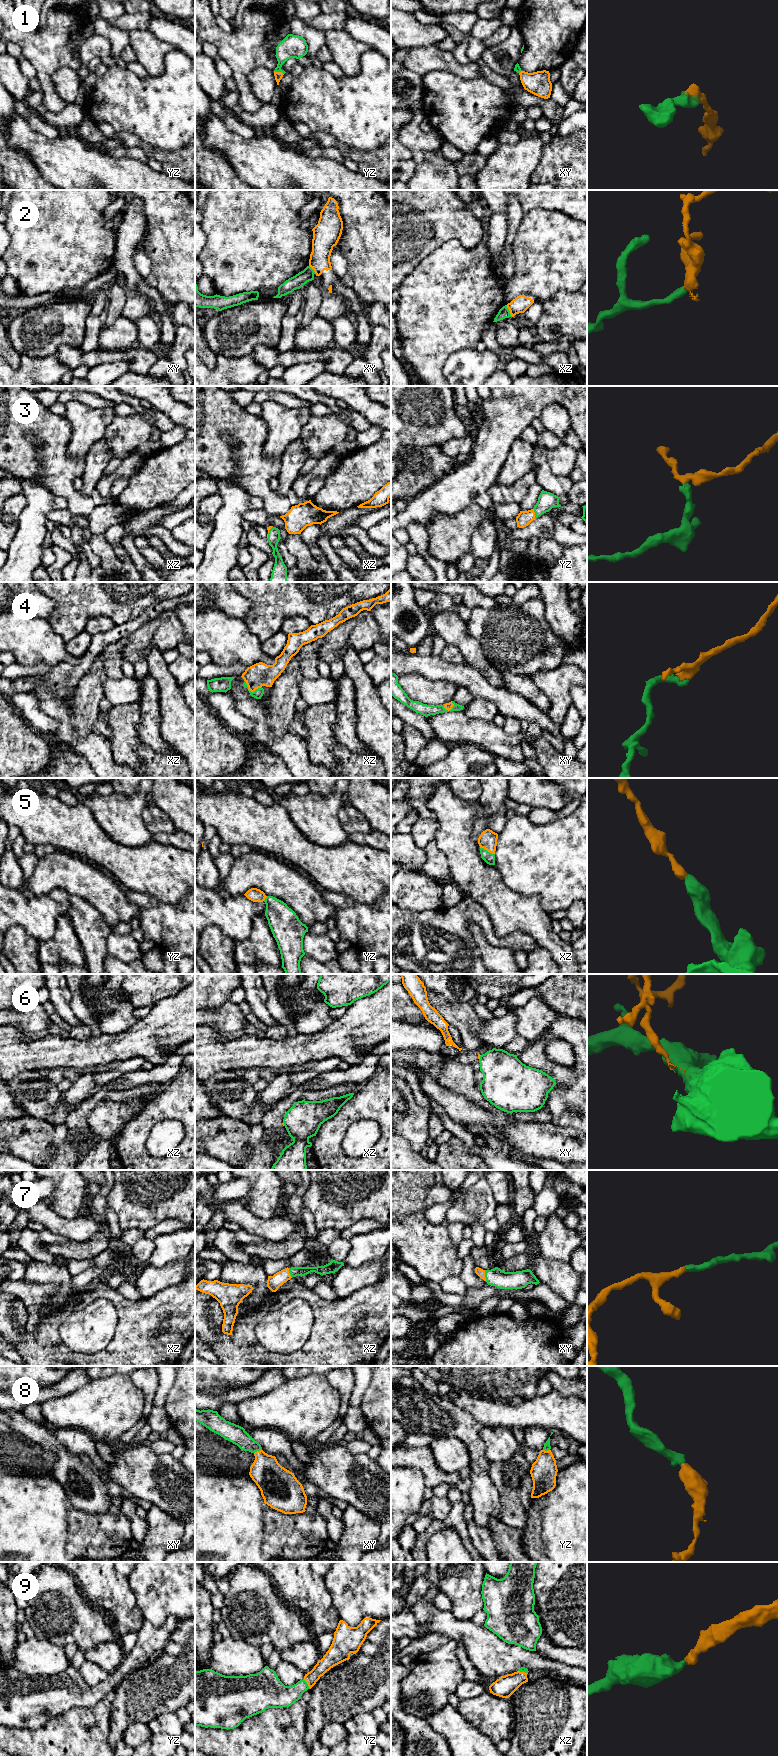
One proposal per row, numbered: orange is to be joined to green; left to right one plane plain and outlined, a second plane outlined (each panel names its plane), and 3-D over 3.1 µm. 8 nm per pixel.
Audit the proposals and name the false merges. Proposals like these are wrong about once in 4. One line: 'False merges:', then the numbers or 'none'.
False merges: 2, 6

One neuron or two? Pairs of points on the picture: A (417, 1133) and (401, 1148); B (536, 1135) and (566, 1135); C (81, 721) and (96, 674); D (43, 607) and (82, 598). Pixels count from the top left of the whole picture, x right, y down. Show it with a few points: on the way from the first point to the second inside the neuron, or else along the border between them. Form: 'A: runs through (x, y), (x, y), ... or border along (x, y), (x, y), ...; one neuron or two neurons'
A: border along (401, 1136), (419, 1153); two neurons
B: runs through (543, 1135), (559, 1135); one neuron
C: runs through (85, 709), (90, 686); one neuron
D: border along (42, 593), (55, 605), (48, 620); two neurons

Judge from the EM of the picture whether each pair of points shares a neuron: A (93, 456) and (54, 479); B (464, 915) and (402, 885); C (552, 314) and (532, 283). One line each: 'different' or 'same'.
A: different
B: different
C: different

